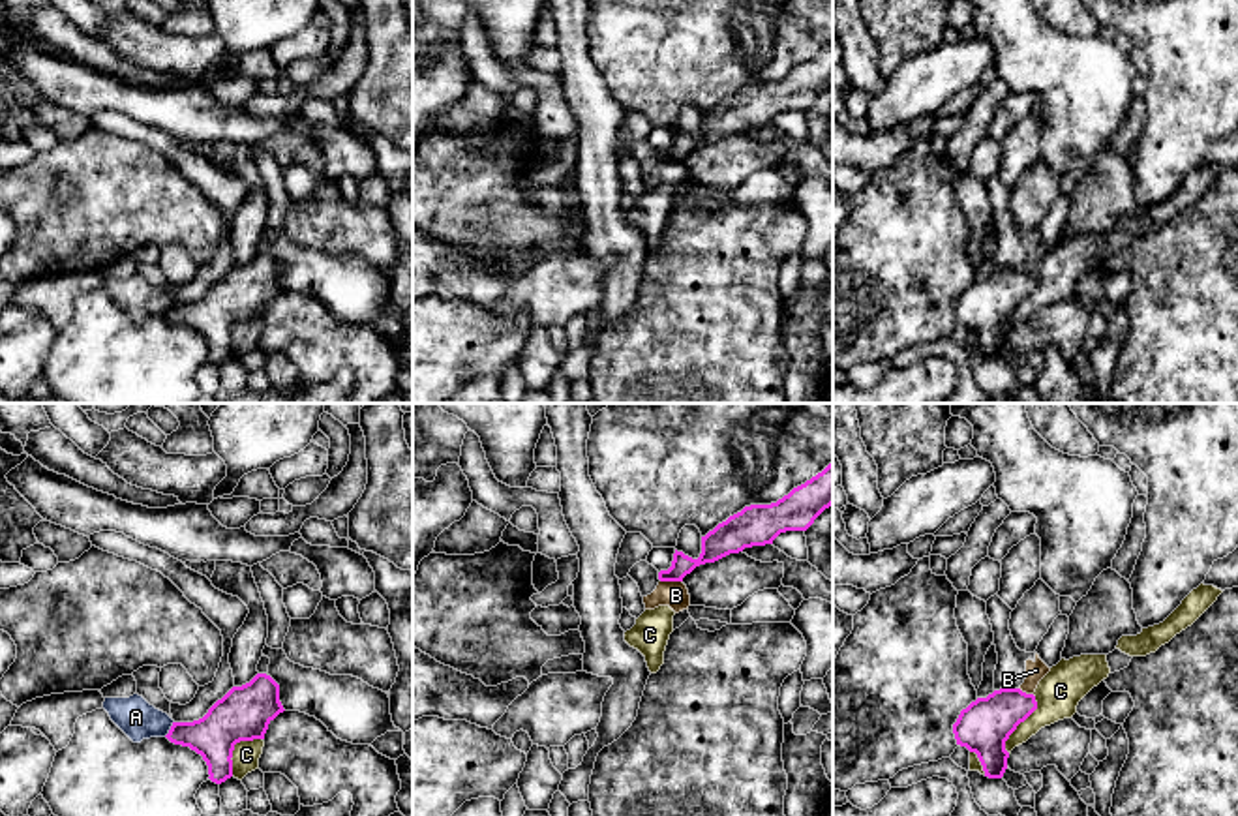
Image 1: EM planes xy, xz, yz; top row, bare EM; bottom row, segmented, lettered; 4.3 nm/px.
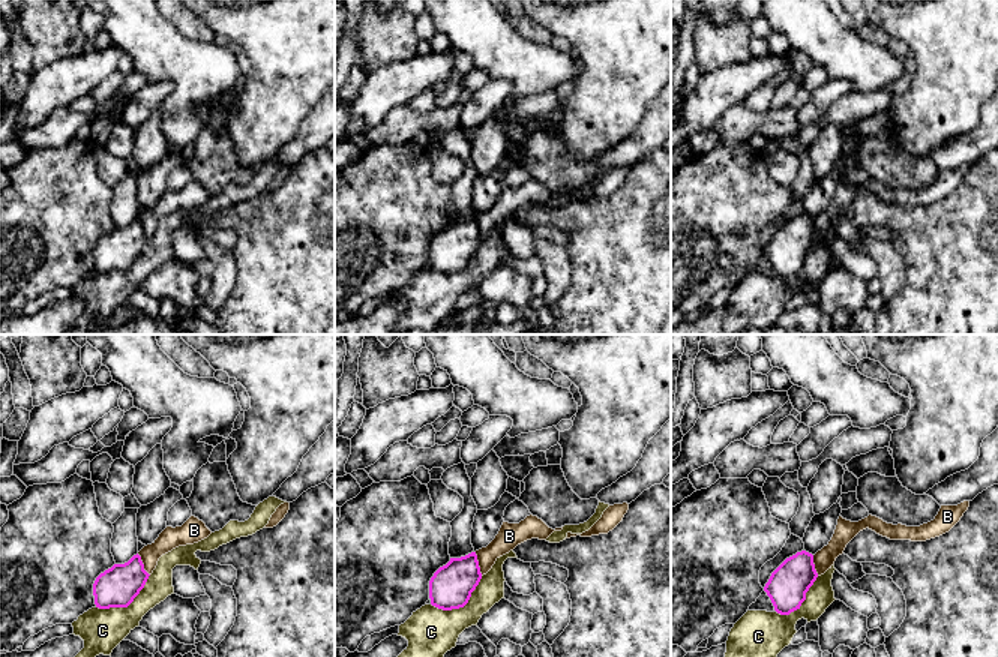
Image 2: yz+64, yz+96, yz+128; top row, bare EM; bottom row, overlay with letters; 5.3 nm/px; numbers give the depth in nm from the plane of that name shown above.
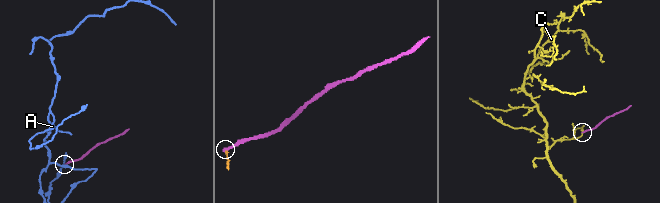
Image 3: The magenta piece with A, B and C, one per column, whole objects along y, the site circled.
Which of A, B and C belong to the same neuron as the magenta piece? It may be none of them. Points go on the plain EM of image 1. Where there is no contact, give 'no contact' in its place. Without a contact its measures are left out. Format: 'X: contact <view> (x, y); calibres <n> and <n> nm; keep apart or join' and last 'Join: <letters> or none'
A: contact xy (171, 308); calibres 190 and 170 nm; keep apart
B: contact xz (672, 160); calibres 120 and 110 nm; keep apart
C: contact yz (1019, 302); calibres 220 and 190 nm; keep apart
Join: none

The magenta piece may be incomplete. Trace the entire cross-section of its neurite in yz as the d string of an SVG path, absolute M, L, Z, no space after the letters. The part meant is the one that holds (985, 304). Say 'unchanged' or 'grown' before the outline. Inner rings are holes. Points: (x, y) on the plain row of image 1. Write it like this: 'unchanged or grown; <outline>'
unchanged; M1000 268L977 278L953 304L957 325L977 334L985 356L1002 358L1009 338L1005 321L1035 289L1035 276L1020 268Z

